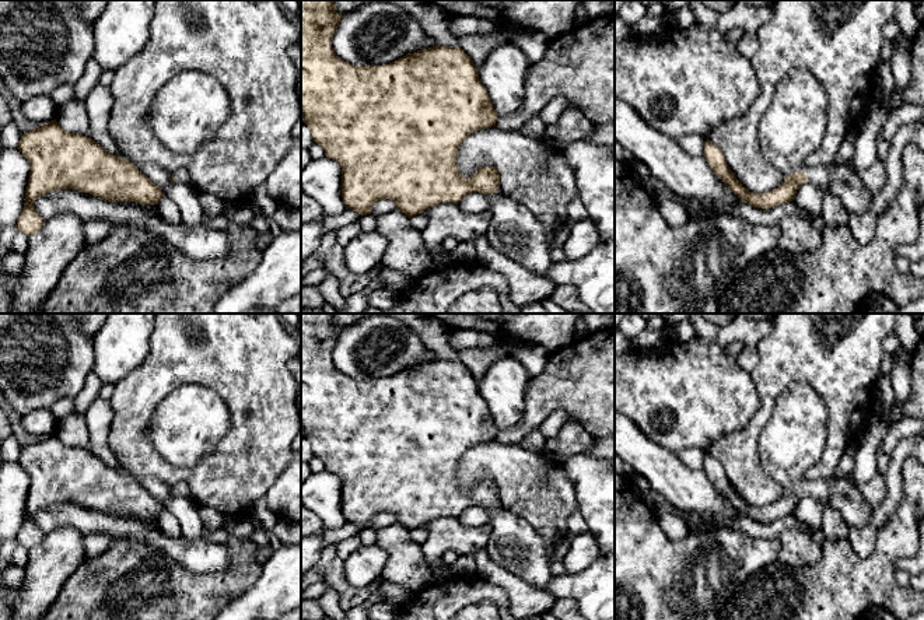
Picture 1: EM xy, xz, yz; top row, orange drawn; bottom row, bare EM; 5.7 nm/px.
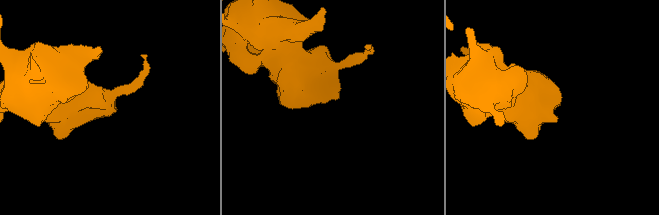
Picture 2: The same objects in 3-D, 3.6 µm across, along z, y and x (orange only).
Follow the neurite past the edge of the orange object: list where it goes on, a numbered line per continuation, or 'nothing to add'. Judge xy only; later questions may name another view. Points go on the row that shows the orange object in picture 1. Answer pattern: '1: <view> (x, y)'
1: xy (182, 175)

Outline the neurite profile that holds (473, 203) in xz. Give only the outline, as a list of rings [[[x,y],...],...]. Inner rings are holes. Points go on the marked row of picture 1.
[[[501,186],[493,195],[479,192],[466,195],[456,206],[468,214],[479,214],[490,210],[490,202],[494,195],[503,193]]]

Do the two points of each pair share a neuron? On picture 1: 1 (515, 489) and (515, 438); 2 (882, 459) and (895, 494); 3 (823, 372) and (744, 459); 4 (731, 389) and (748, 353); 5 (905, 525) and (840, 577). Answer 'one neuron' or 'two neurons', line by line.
1: two neurons
2: two neurons
3: one neuron
4: two neurons
5: one neuron

